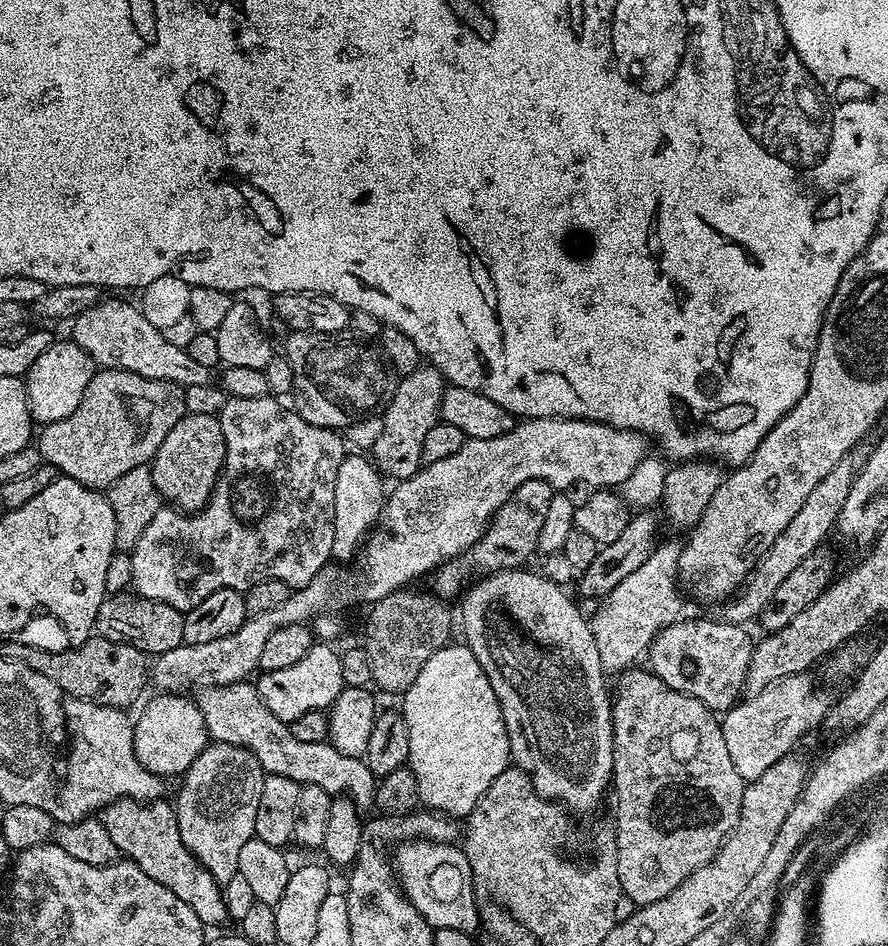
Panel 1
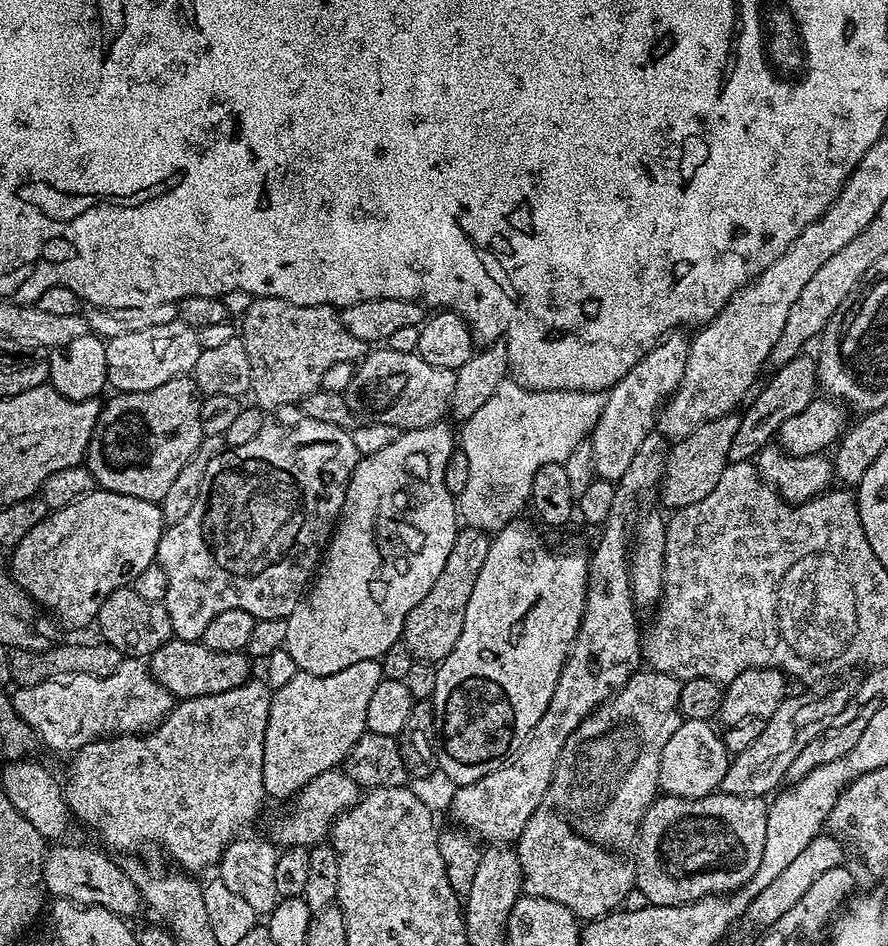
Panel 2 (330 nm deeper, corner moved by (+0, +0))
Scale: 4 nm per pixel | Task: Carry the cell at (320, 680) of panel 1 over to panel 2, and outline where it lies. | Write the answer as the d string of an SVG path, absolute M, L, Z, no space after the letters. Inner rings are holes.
M379 660L354 662L354 666L346 666L346 670L338 670L338 674L310 674L297 671L290 682L275 689L270 702L270 718L266 722L266 742L264 743L264 761L262 762L262 778L264 791L269 797L287 801L295 797L318 774L343 765L346 754L368 731L366 726L366 710L370 707L370 698L375 688L383 682L382 666Z

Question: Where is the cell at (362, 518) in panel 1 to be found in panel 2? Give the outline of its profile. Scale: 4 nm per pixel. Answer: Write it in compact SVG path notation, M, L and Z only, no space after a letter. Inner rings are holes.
M441 422L415 428L409 432L401 431L400 436L394 438L394 442L390 442L390 446L378 450L378 454L361 456L360 461L356 463L356 468L352 471L352 477L348 483L340 519L336 521L332 538L328 542L328 547L324 549L318 571L314 576L314 583L307 589L304 599L300 600L298 606L294 606L292 613L286 617L288 625L284 648L288 650L299 671L325 676L338 674L338 670L346 670L346 666L354 666L354 662L379 660L386 654L386 650L390 650L390 646L394 646L394 642L401 640L406 616L410 614L414 606L418 606L418 602L421 602L422 598L429 593L430 586L434 586L434 582L437 581L438 574L441 573L446 558L450 555L451 547L456 542L458 531L458 504L450 494L450 490L446 490L446 462L454 451L454 432L451 432L446 425L447 423Z

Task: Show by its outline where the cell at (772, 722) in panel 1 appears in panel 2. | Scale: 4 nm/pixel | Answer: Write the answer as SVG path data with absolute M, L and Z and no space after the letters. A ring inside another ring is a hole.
M681 719L678 730L670 734L670 742L666 742L662 750L662 762L658 766L661 793L693 800L711 796L723 785L730 753L721 733L715 732L711 726L707 720Z

